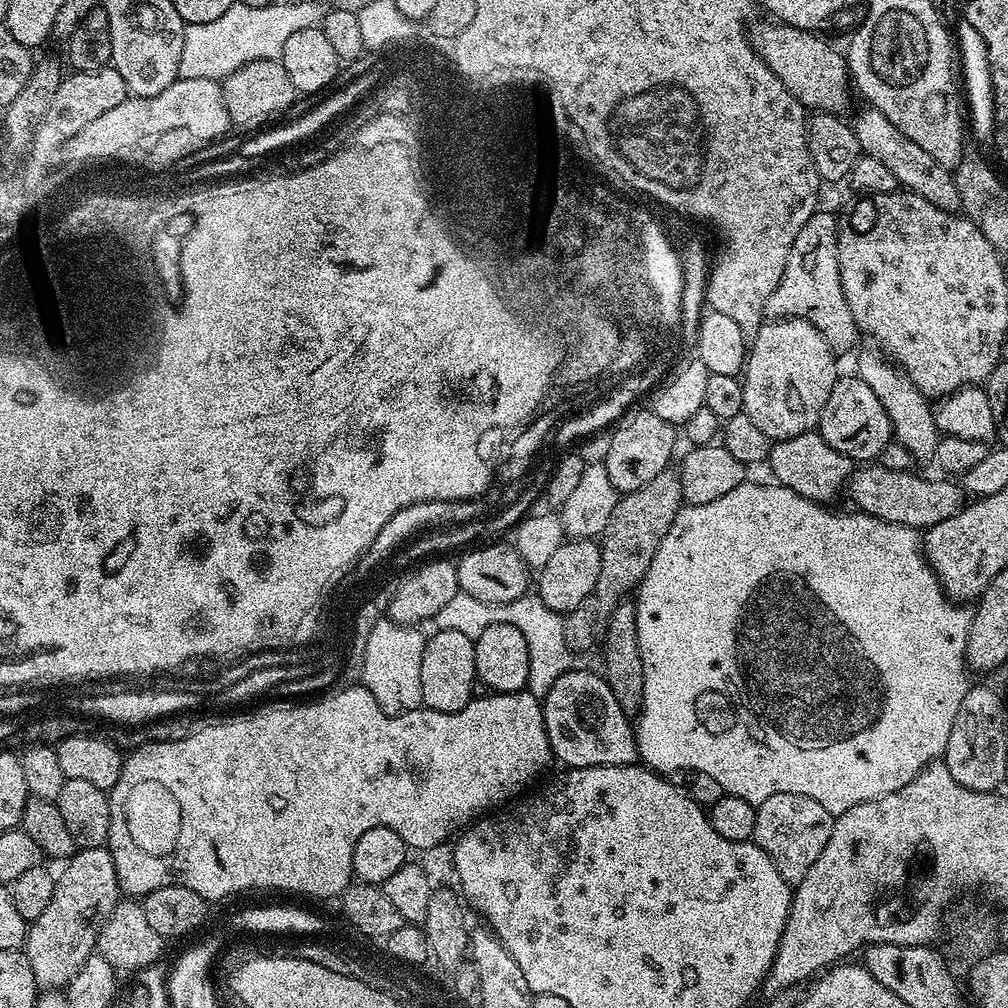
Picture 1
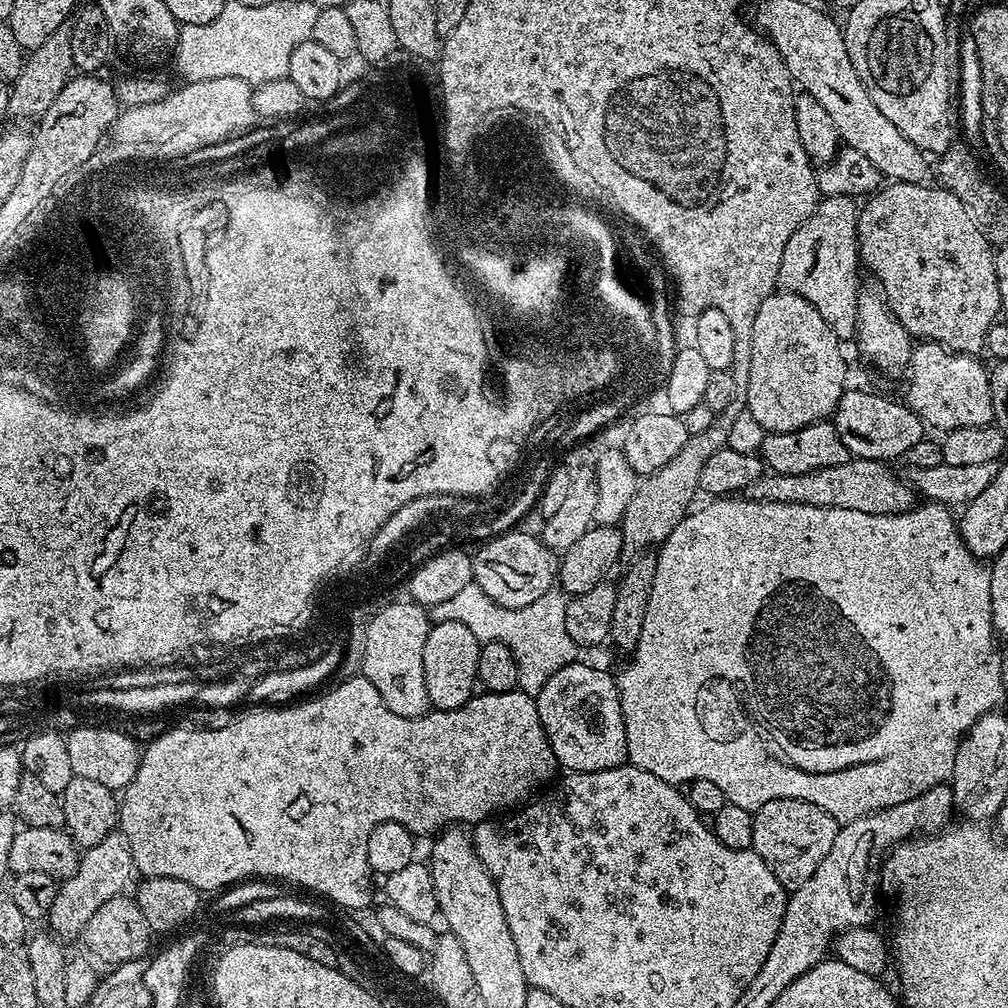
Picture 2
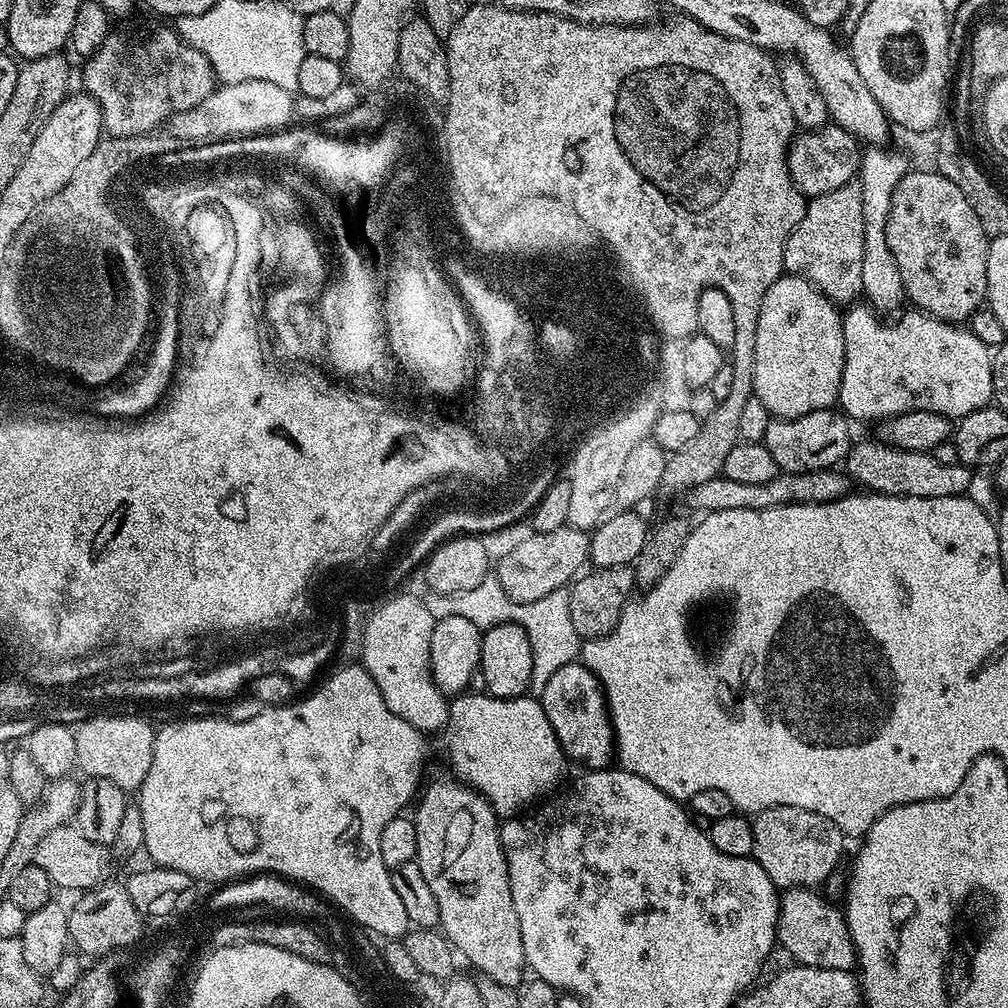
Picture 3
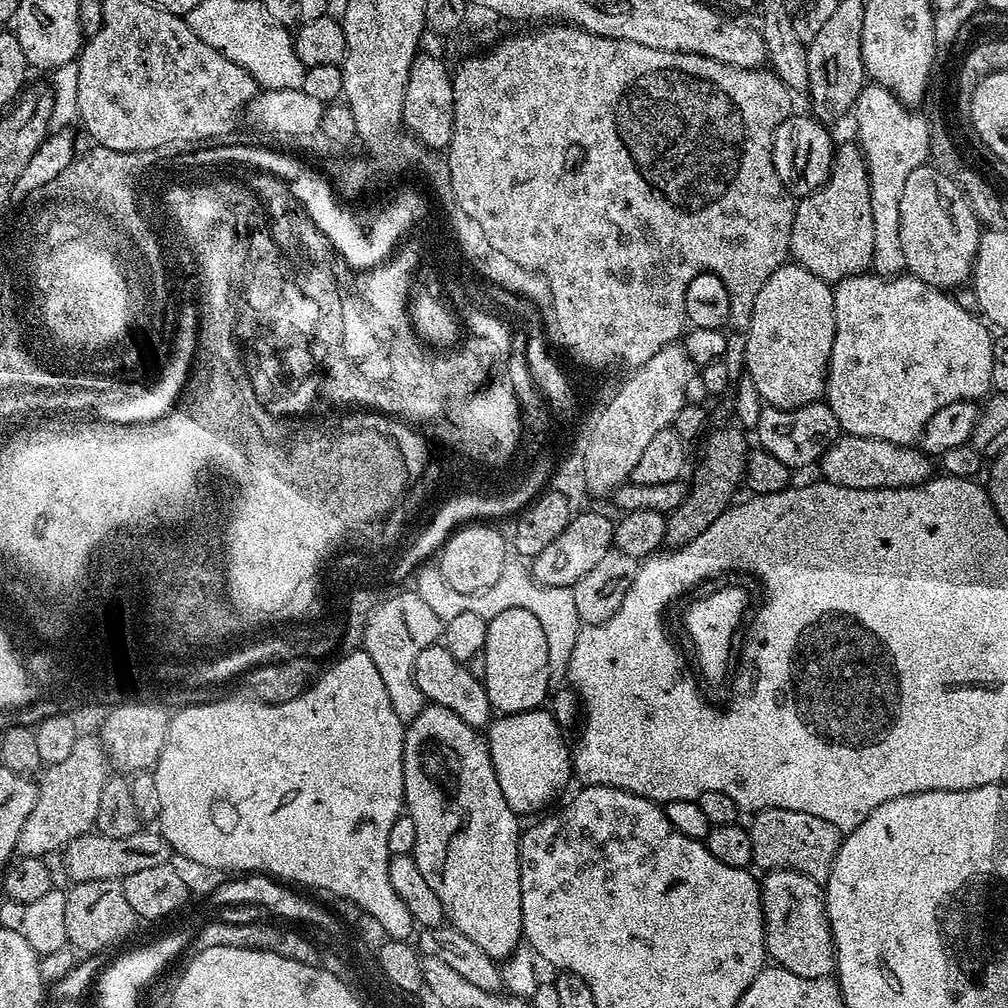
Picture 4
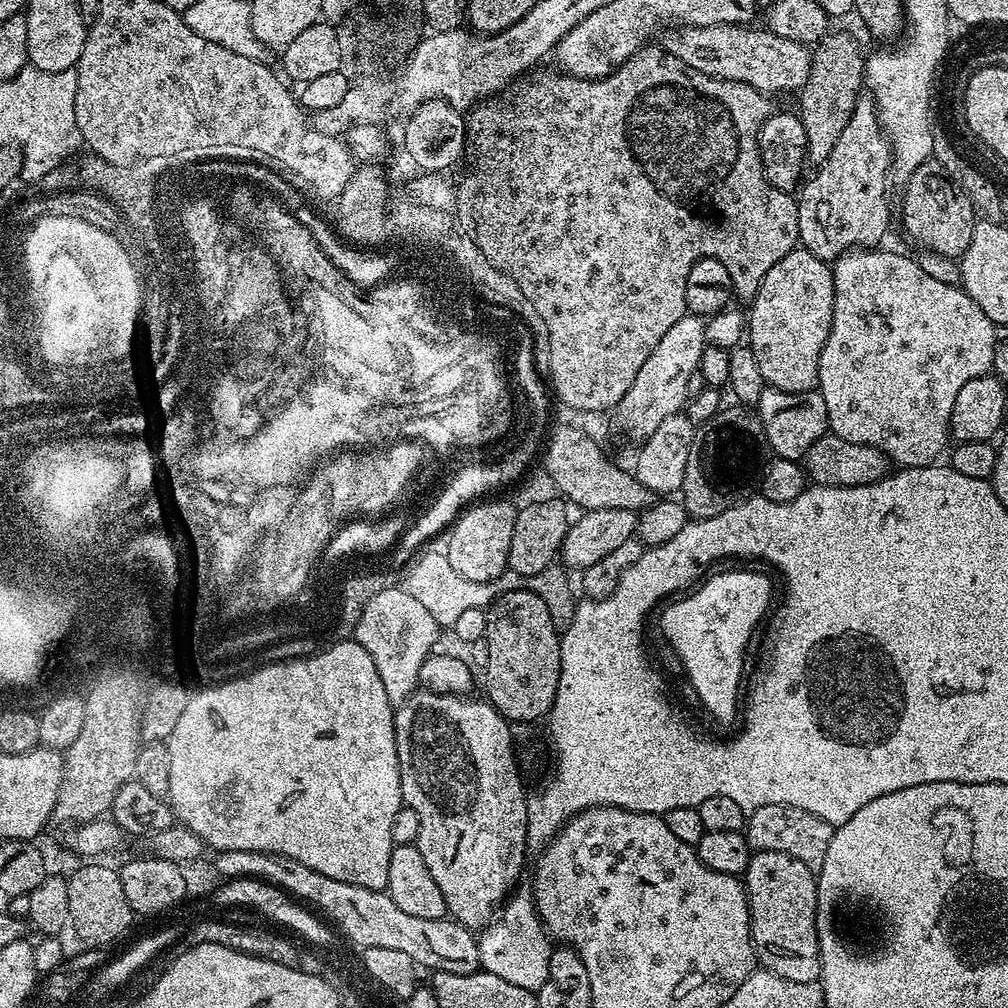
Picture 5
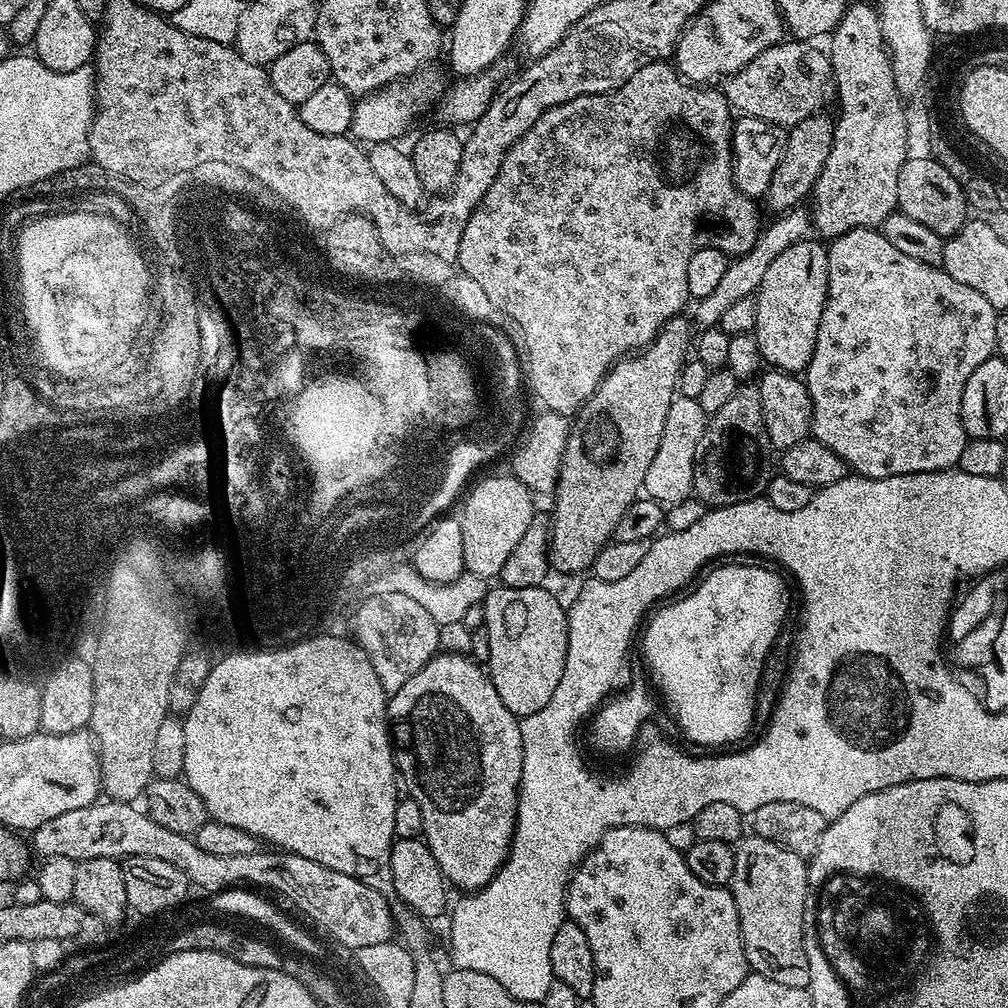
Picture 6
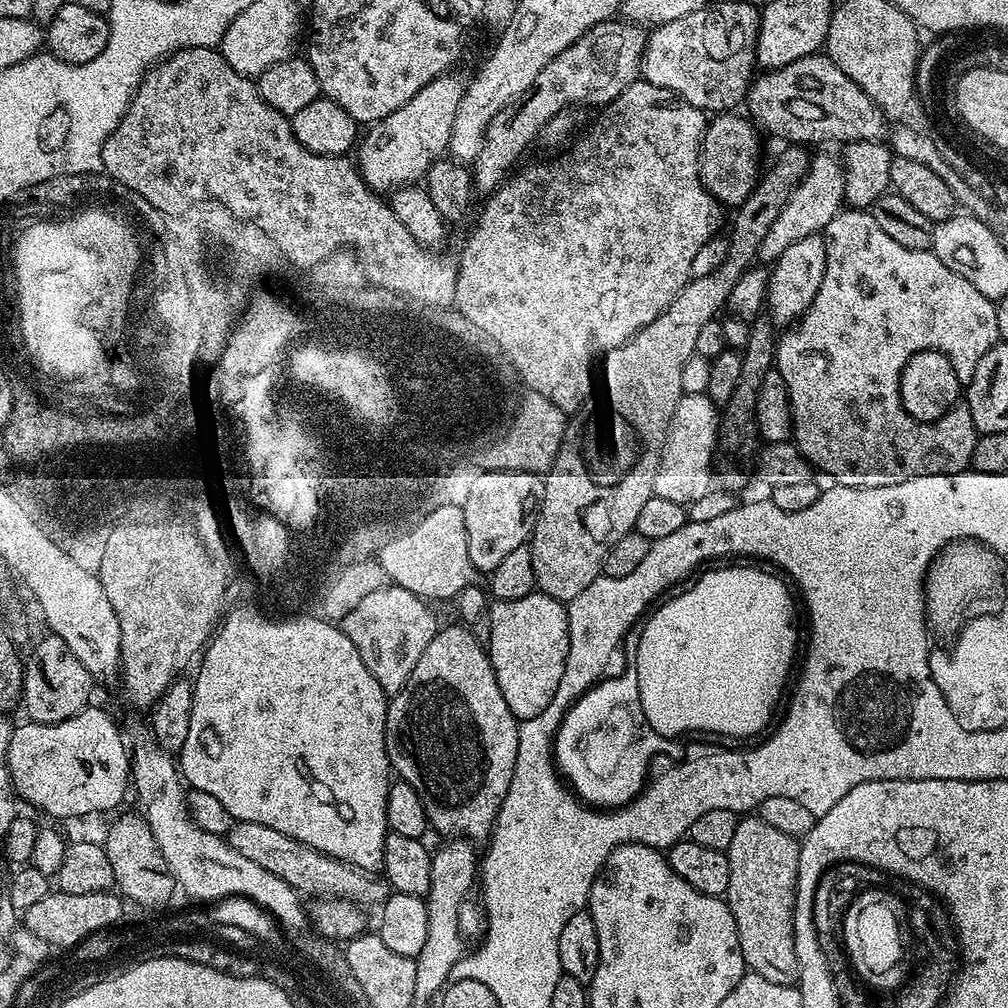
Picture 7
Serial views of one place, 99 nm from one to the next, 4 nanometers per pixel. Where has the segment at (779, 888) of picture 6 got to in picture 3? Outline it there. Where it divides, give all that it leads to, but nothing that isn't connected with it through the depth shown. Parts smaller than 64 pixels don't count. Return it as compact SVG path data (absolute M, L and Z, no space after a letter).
M790 888L780 897L780 913L776 923L776 939L779 947L793 956L797 965L805 964L826 970L852 972L857 967L856 947L850 938L844 913L810 888Z

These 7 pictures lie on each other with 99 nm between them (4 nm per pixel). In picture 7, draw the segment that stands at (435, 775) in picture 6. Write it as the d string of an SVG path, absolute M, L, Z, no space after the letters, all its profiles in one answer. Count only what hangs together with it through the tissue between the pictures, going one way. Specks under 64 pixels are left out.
M455 623L436 631L430 646L422 650L422 658L418 658L418 666L414 666L406 686L389 699L384 741L391 771L418 790L429 825L444 838L484 842L492 835L496 815L506 790L510 790L510 778L514 778L520 724L510 706L506 706L502 690L498 690L487 647L474 638L471 627Z

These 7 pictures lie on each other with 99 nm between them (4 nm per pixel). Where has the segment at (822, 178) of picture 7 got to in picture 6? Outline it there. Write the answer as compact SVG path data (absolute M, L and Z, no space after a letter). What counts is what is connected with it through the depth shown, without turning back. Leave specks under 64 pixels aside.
M807 207L789 208L787 212L777 215L773 220L776 221L769 228L767 225L761 231L759 239L756 240L756 245L748 253L733 259L729 263L725 276L718 282L718 287L711 294L706 294L706 298L695 301L696 320L700 323L701 329L717 327L722 314L726 314L727 308L733 302L738 302L747 296L755 297L756 291L760 289L762 278L766 274L766 266L770 266L770 262L774 262L774 258L778 258L778 254L782 254L782 250L787 250L789 246L794 246L809 235L810 212Z

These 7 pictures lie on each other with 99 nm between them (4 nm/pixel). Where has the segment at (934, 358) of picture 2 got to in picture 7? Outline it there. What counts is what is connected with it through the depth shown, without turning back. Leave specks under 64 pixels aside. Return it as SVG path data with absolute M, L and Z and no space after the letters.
M849 207L841 210L831 222L824 227L822 233L826 246L826 274L822 274L822 286L818 286L818 294L814 294L814 302L804 311L794 326L788 326L779 333L776 341L776 355L774 368L782 374L782 382L786 382L786 390L790 398L790 410L792 411L792 434L797 450L806 457L809 464L817 473L825 472L833 476L833 481L842 486L851 488L873 488L874 486L894 486L901 484L915 476L929 476L930 474L954 474L965 471L971 465L974 446L976 445L977 431L974 426L974 418L970 418L970 410L967 403L957 402L944 416L932 423L920 423L912 420L903 408L902 398L899 396L900 375L903 367L911 356L918 351L940 351L953 364L954 372L960 379L961 385L967 386L974 374L974 366L982 359L982 354L990 350L1000 340L998 334L998 318L996 317L996 305L987 300L962 274L954 274L946 262L942 262L931 250L906 250L889 238L874 222L871 211Z

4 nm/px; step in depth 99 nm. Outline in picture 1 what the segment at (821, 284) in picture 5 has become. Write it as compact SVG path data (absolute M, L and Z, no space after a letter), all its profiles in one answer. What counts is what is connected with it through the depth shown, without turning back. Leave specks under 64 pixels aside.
M772 318L751 337L742 373L744 410L750 422L772 441L813 431L838 379L837 353L808 320Z

